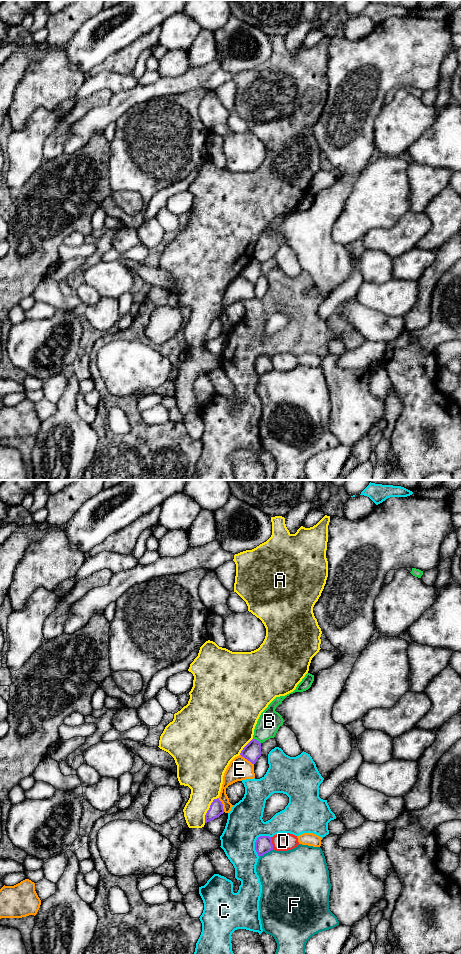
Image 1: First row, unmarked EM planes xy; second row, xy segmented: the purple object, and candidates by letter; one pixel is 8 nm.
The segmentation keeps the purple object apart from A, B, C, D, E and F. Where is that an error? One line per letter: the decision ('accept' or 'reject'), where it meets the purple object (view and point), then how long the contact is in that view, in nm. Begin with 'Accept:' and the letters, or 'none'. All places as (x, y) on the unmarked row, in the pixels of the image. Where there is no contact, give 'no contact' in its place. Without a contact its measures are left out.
Accept: none
A: reject | xy (209, 329) | 240 nm
B: reject | xy (256, 260) | 80 nm
C: reject | xy (256, 361) | 190 nm
D: reject | xy (271, 363) | 100 nm
E: reject | xy (247, 279) | 140 nm
F: reject | xy (266, 372) | 140 nm

